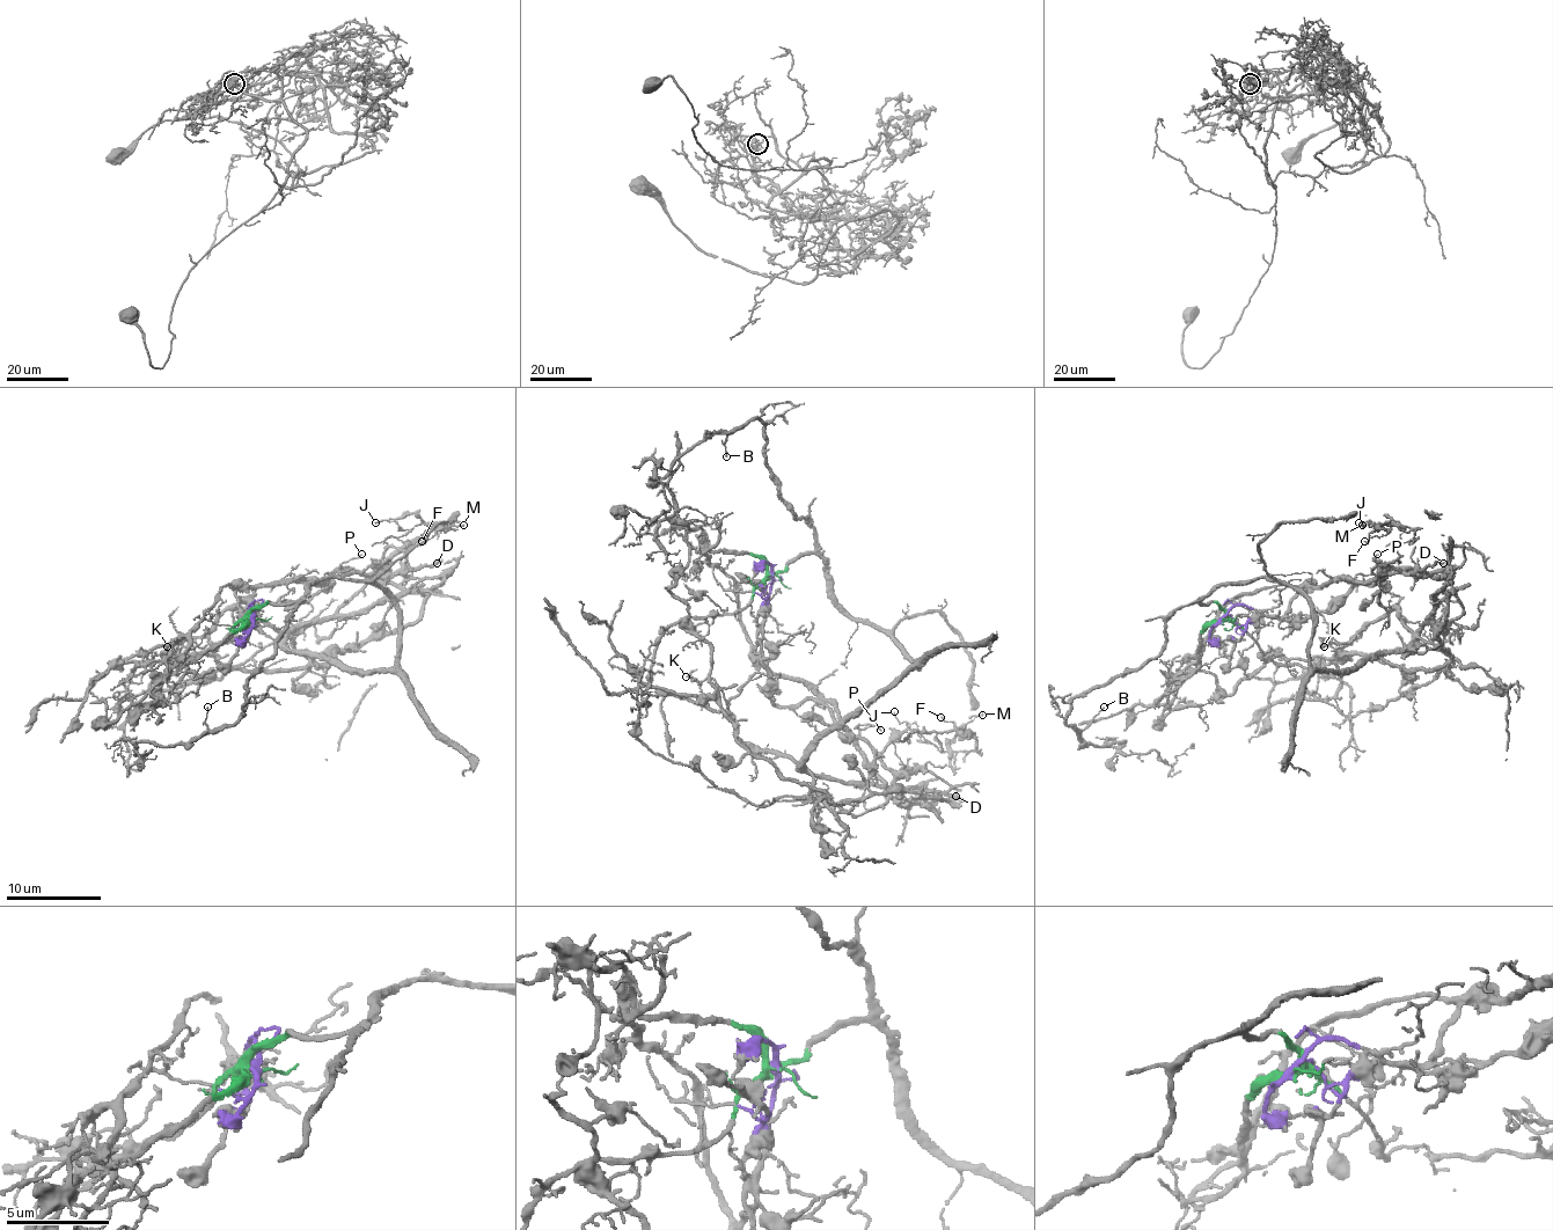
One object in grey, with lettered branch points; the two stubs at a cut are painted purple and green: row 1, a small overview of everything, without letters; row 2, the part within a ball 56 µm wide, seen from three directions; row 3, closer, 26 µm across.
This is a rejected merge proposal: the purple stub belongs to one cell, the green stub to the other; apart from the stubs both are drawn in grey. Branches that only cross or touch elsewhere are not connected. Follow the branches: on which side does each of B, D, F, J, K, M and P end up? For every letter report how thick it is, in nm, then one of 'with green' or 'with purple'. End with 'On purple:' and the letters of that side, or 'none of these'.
B: calibre 100 nm; with green
D: calibre 160 nm; with purple
F: calibre 120 nm; with purple
J: calibre 100 nm; with purple
K: calibre 110 nm; with green
M: calibre 150 nm; with purple
P: calibre 100 nm; with purple
On purple: D, F, J, M, P

